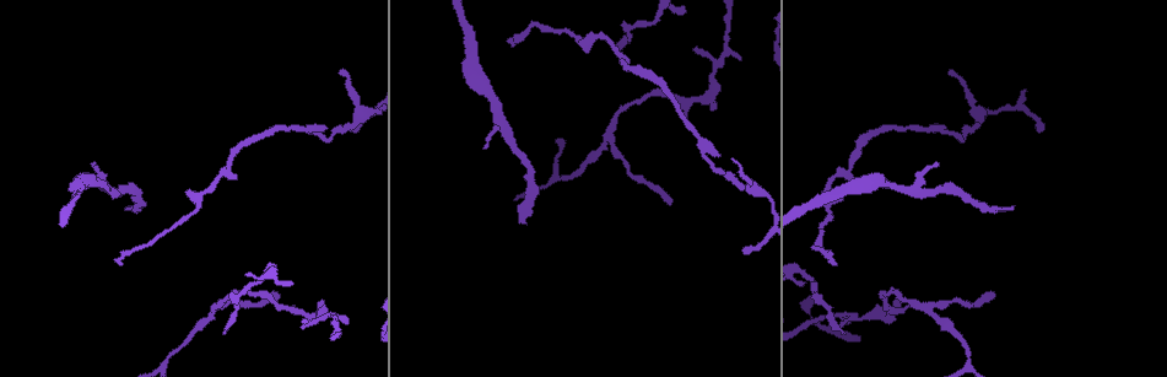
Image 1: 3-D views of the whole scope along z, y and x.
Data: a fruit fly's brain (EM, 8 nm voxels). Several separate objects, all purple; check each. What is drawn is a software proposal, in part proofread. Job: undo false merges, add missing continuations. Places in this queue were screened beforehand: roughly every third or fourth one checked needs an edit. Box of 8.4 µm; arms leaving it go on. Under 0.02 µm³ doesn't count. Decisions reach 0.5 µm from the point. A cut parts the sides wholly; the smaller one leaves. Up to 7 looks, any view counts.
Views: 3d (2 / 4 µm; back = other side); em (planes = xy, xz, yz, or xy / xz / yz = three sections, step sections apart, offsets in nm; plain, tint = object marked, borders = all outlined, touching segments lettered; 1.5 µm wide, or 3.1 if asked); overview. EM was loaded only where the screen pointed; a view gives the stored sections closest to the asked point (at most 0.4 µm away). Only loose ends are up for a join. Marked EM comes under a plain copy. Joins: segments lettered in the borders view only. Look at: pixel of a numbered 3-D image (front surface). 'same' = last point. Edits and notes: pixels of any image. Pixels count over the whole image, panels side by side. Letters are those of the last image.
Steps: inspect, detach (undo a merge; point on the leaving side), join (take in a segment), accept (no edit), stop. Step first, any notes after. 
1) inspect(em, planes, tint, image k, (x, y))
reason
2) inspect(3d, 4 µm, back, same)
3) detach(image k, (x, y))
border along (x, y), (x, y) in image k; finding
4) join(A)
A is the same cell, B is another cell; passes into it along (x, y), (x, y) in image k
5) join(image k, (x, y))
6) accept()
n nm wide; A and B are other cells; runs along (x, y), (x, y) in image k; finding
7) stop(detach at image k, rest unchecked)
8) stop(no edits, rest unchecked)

inspect(3d, 4 µm, image 1, (693, 48))
free end

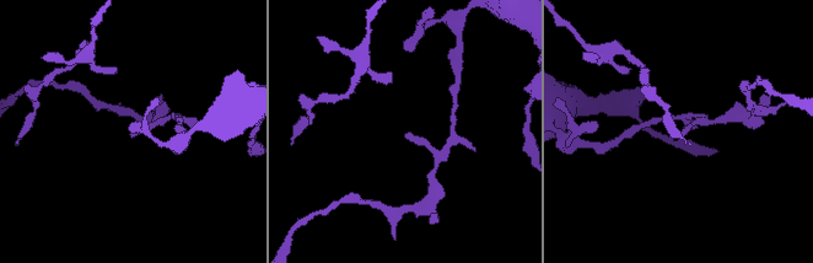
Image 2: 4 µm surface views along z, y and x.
inspect(em, yz, step 8, tint, image 2, (407, 135))

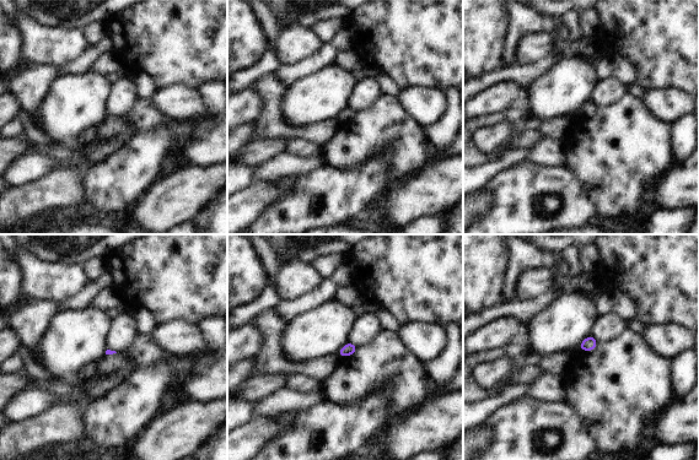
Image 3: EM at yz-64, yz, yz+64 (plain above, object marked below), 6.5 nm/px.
inspect(em, planes, borders, same)

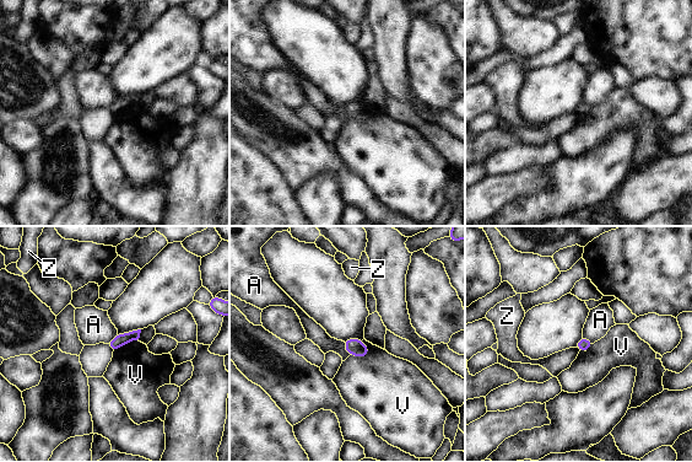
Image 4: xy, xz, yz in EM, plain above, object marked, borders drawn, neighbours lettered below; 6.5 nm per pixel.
accept()
A, V and Z are other cells; none of them fits

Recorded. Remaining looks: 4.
inspect(em, xz, step 4, tint, image 1, (1011, 207))
tapers out

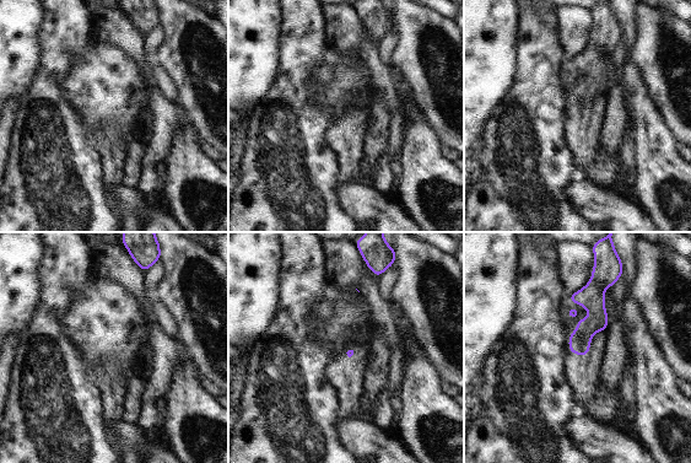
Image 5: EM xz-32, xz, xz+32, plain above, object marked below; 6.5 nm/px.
inspect(em, planes, borders, same)
cut it another way

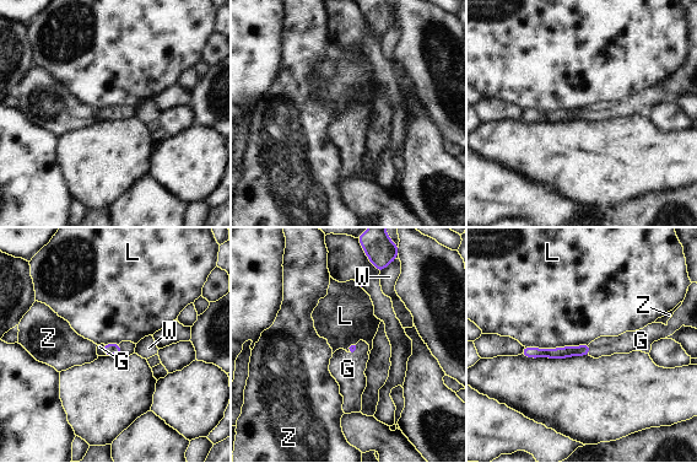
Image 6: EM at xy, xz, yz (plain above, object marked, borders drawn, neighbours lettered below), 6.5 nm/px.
join(G)
G is the same cell, L, W and Z are other cells; the cell continues

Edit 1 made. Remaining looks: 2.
inspect(em, planes, borders, image 1, (939, 162))
an open end

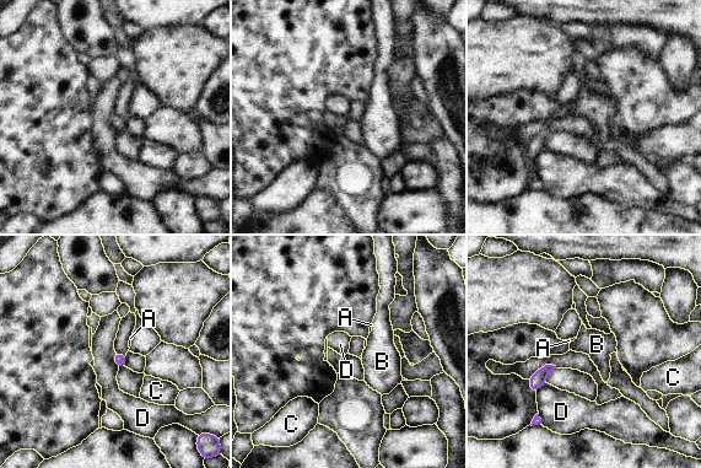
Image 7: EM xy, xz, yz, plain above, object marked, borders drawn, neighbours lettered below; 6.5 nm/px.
accept()
80 nm wide; D touches over 110 nm; A, B, C and D are other cells; none of them fits

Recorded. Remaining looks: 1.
stop(join at image 6, rest unchecked)

